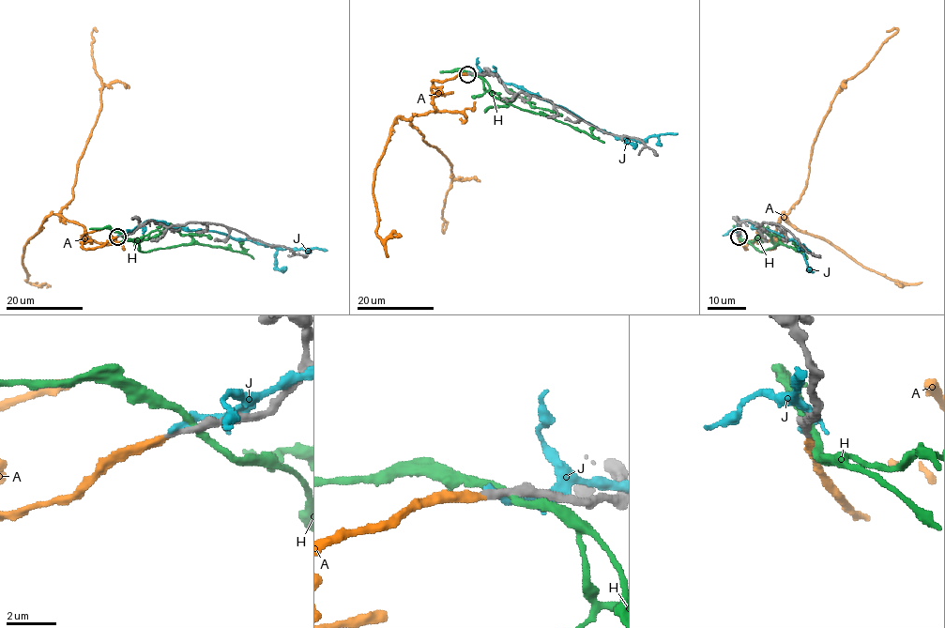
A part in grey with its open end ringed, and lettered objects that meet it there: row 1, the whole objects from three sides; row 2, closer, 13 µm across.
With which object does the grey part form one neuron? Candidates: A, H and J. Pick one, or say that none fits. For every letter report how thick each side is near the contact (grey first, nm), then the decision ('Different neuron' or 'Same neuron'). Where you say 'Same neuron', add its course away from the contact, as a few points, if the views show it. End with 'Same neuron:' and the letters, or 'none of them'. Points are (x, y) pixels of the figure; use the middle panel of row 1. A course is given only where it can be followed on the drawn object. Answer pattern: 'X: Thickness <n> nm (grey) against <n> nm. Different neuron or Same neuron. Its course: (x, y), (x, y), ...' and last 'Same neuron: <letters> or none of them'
A: Thickness 260 nm (grey) against 280 nm. Same neuron. Its course: (468, 73), (434, 80), (431, 89), (435, 110), (416, 114), (411, 120), (451, 163), (444, 233), (448, 222)
H: Thickness 440 nm (grey) against 260 nm. Different neuron
J: Thickness 320 nm (grey) against 360 nm. Different neuron
Same neuron: A

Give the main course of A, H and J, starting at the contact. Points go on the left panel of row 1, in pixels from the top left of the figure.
A: (118, 237), (84, 249), (83, 226), (60, 215), (100, 110), (97, 32)
H: (122, 236), (138, 244), (142, 252), (183, 244), (226, 247), (241, 252), (243, 239)
J: (119, 236), (154, 220), (164, 221), (173, 227), (216, 230), (234, 238), (253, 240), (276, 248), (327, 251)

